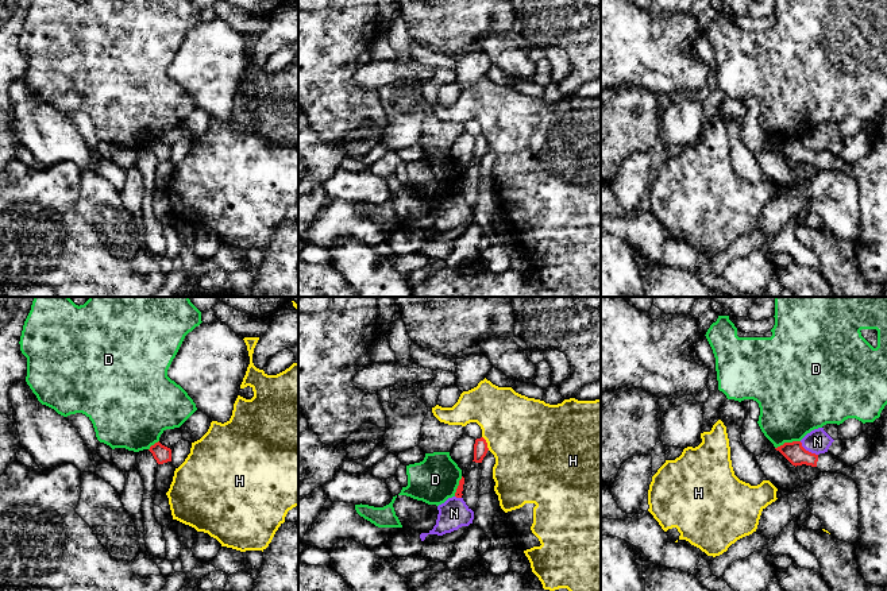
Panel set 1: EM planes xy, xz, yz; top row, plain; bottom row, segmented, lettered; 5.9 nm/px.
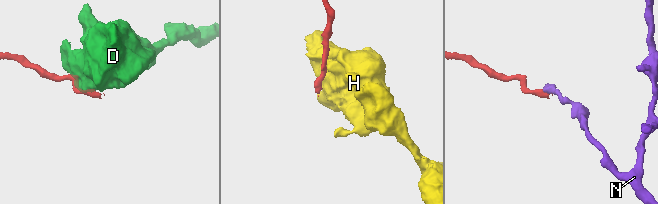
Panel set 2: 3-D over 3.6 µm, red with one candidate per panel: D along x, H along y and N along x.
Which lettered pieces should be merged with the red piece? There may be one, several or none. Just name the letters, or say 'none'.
none

